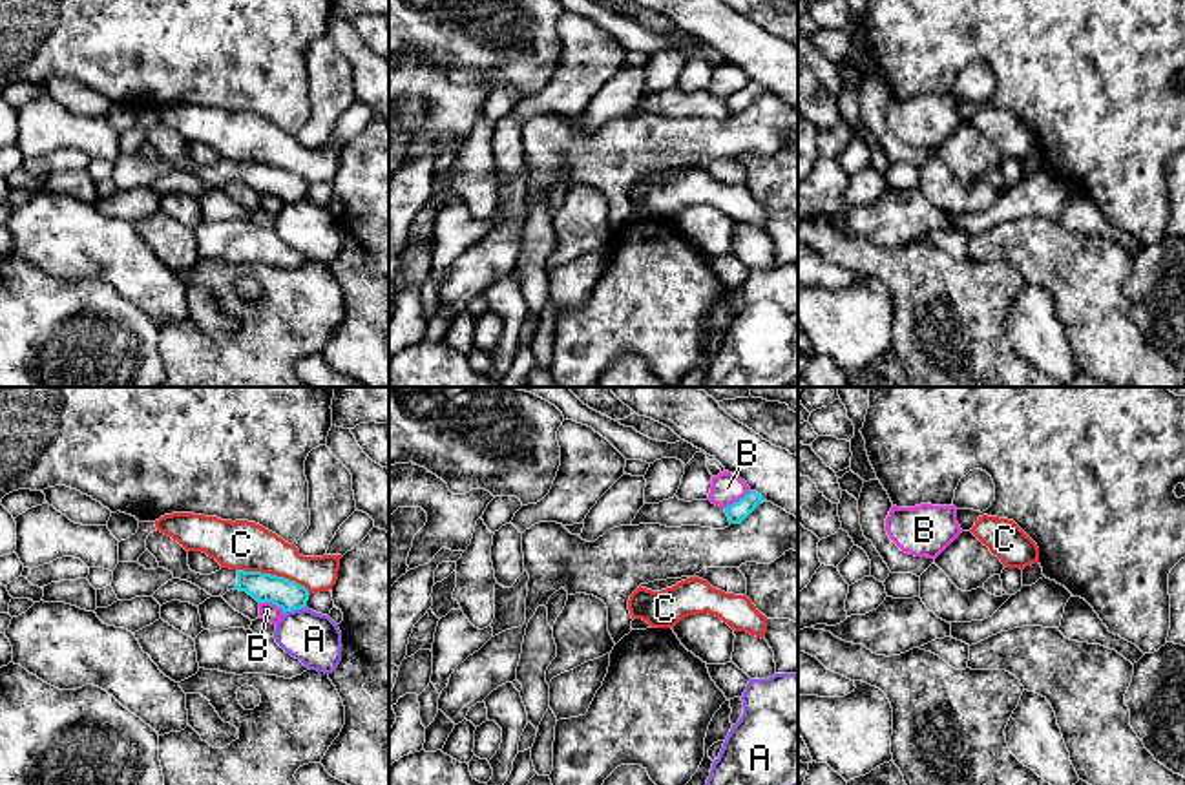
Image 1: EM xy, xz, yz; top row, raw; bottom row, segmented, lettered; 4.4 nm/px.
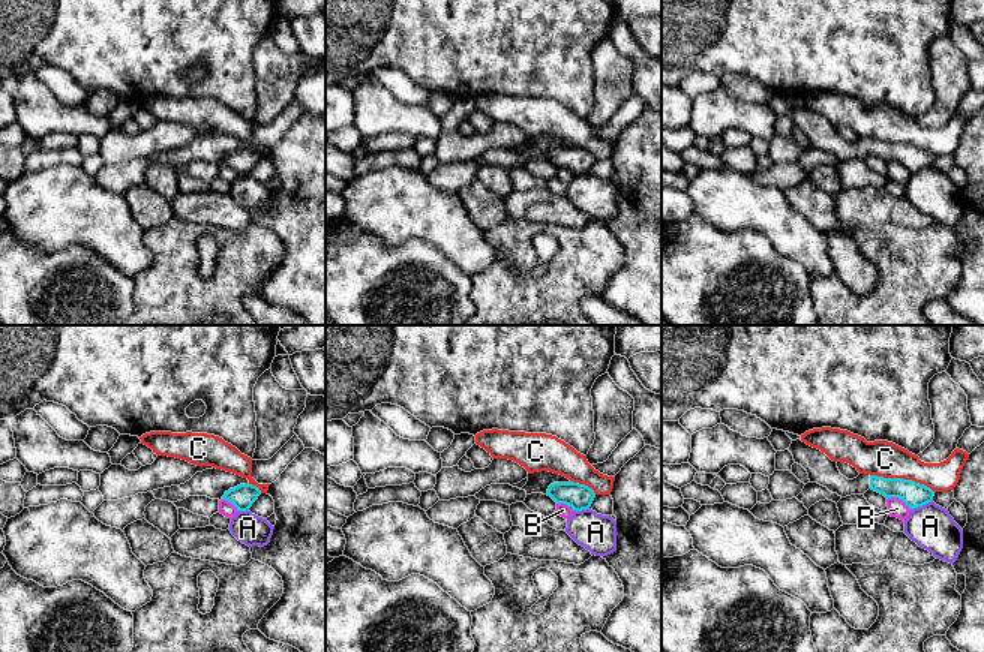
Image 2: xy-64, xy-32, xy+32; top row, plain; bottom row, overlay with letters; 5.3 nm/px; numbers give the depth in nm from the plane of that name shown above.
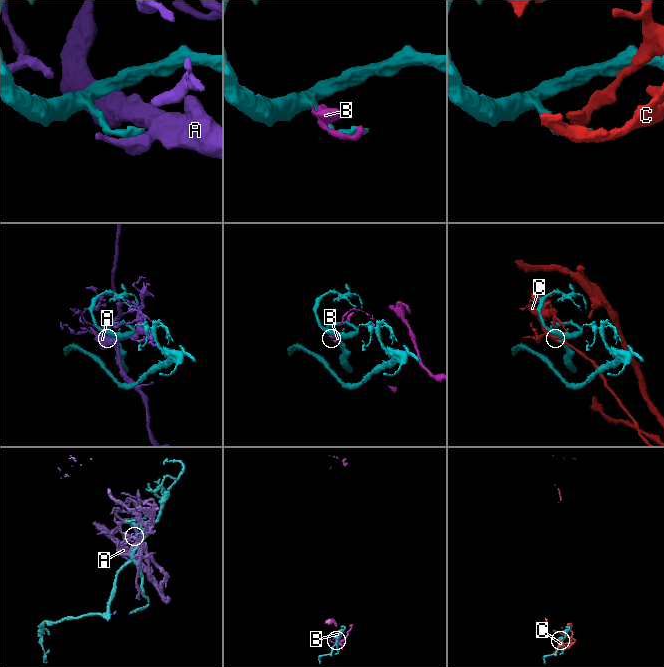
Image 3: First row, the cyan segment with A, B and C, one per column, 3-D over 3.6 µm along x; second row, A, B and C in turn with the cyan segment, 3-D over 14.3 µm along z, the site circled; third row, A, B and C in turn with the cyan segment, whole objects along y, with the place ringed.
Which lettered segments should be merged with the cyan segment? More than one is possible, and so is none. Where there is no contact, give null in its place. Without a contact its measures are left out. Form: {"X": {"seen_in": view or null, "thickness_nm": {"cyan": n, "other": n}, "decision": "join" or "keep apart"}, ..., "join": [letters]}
{"A": {"seen_in": "xy", "thickness_nm": {"cyan": 140, "other": 220}, "decision": "keep apart"}, "B": {"seen_in": "xy", "thickness_nm": {"cyan": 140, "other": 80}, "decision": "keep apart"}, "C": {"seen_in": "xy", "thickness_nm": {"cyan": 140, "other": 220}, "decision": "keep apart"}, "join": []}

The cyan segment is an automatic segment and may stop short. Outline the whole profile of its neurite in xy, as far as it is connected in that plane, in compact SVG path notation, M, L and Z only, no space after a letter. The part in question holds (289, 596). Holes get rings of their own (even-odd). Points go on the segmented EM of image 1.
M161 531L148 535L146 550L157 559L159 568L173 573L173 579L188 581L212 597L239 590L252 595L259 604L272 602L287 613L305 608L310 595L305 586L294 581L261 571L221 568L212 575L195 573L188 566L188 551Z

